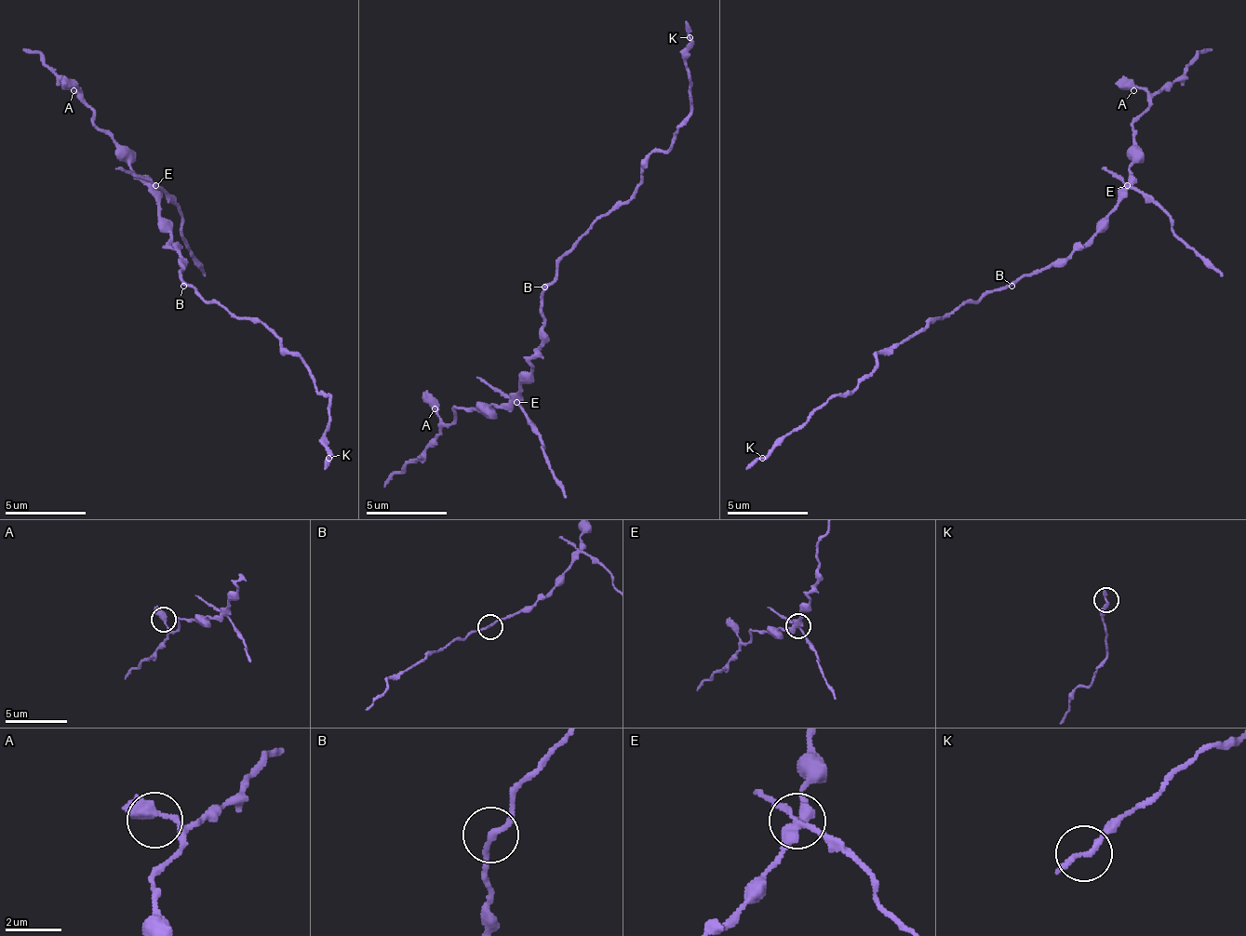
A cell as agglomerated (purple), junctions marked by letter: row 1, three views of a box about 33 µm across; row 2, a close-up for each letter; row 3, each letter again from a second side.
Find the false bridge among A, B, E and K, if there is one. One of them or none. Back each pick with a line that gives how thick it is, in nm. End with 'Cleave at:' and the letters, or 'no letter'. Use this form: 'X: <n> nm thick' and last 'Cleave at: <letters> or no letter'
E: 340 nm thick
Cleave at: E

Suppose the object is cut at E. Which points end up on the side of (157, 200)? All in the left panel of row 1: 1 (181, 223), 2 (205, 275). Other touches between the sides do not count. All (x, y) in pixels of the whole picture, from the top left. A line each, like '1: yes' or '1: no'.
1: no
2: no

